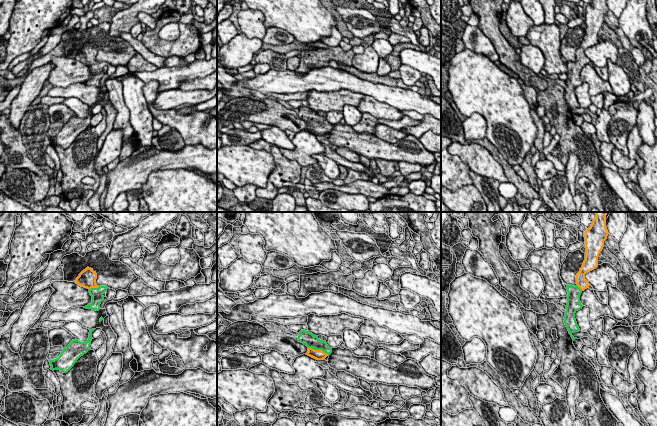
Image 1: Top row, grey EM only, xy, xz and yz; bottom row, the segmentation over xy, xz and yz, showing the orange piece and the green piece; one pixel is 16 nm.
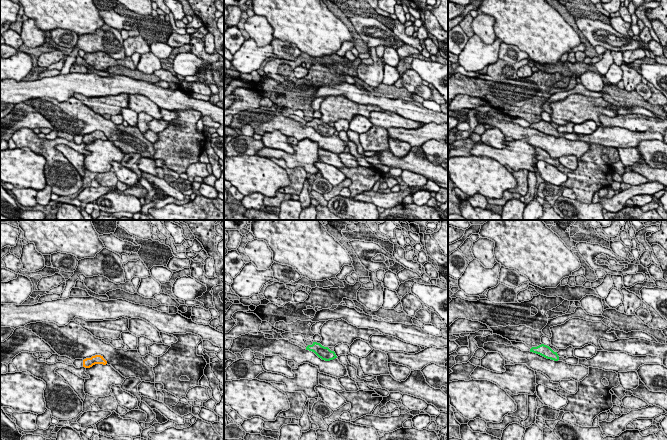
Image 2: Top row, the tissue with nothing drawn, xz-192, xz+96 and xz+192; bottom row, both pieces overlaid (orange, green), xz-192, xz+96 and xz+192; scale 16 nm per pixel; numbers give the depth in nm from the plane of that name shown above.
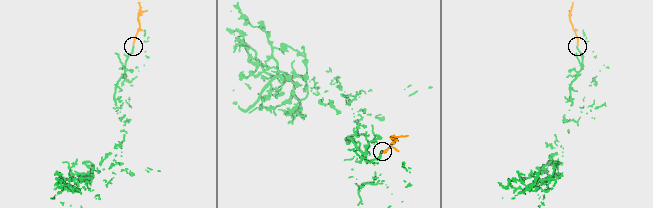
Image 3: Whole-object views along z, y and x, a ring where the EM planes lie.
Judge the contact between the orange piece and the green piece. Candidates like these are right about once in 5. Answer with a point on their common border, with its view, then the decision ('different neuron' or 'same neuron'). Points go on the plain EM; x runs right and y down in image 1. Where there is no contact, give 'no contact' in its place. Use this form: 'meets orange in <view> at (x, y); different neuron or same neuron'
meets orange in xz at (318, 126); same neuron

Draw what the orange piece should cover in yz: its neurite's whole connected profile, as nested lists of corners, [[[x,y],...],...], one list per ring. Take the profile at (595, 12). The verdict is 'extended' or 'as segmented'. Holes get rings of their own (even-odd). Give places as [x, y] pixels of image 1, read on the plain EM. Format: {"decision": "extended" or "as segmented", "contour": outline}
{"decision": "extended", "contour": [[[591,0],[584,10],[586,29],[583,41],[576,51],[577,61],[567,61],[566,63],[568,71],[564,99],[573,117],[577,114],[574,114],[572,110],[580,107],[575,95],[575,89],[583,83],[580,78],[580,71],[590,62],[589,58],[585,55],[585,50],[598,43],[598,33],[609,9],[606,0]]]}

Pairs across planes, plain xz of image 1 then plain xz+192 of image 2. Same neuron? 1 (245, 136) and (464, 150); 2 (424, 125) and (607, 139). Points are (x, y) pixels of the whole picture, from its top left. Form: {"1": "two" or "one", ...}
{"1": "one", "2": "one"}

